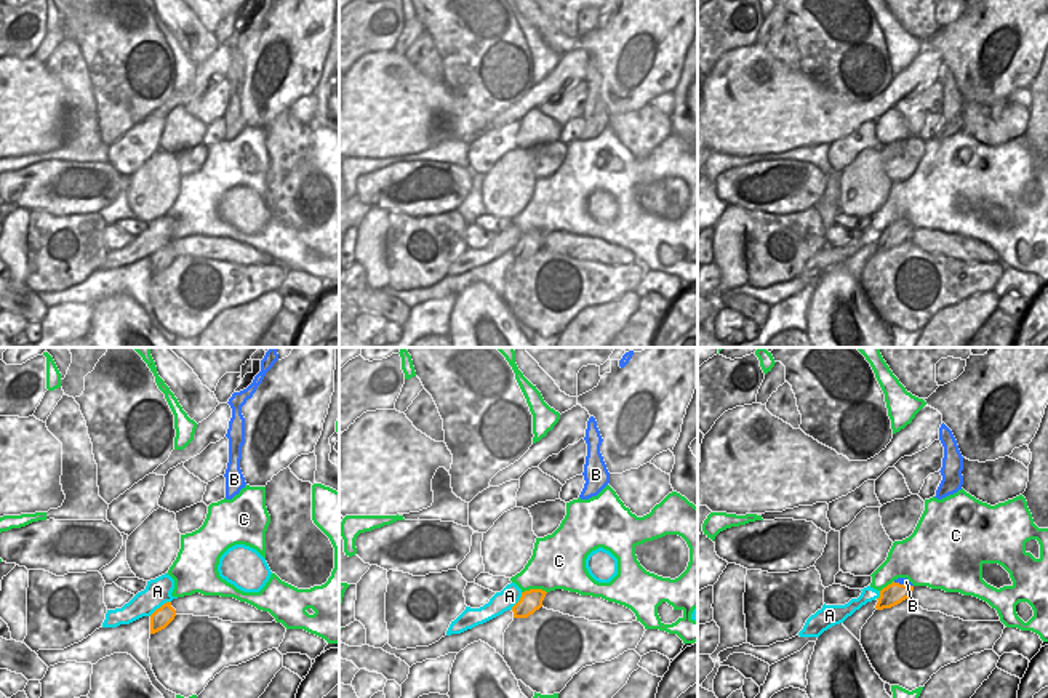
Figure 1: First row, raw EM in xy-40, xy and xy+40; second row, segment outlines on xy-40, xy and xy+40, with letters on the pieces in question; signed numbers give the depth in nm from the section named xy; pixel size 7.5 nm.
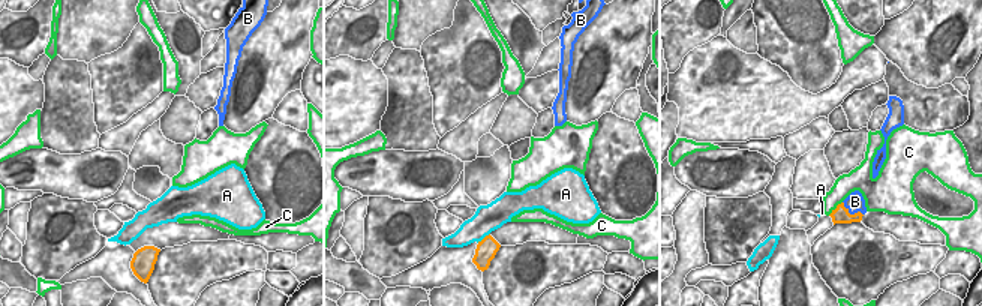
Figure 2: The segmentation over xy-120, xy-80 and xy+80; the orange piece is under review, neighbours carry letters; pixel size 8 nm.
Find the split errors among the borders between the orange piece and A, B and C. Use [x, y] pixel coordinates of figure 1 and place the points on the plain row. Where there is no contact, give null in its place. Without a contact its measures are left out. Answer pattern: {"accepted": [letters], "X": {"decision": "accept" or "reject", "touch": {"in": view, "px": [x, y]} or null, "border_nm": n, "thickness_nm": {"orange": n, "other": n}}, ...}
{"accepted": [], "A": {"decision": "reject", "touch": {"in": "xy-40", "px": [160, 248]}, "border_nm": 200, "thickness_nm": {"orange": 150, "other": 190}}, "B": {"decision": "reject", "touch": {"in": "xy+40", "px": [903, 226]}, "border_nm": 160, "thickness_nm": {"orange": 160, "other": 50}}, "C": {"decision": "reject", "touch": {"in": "xy", "px": [533, 231]}, "border_nm": 190, "thickness_nm": {"orange": 160, "other": 360}}}

